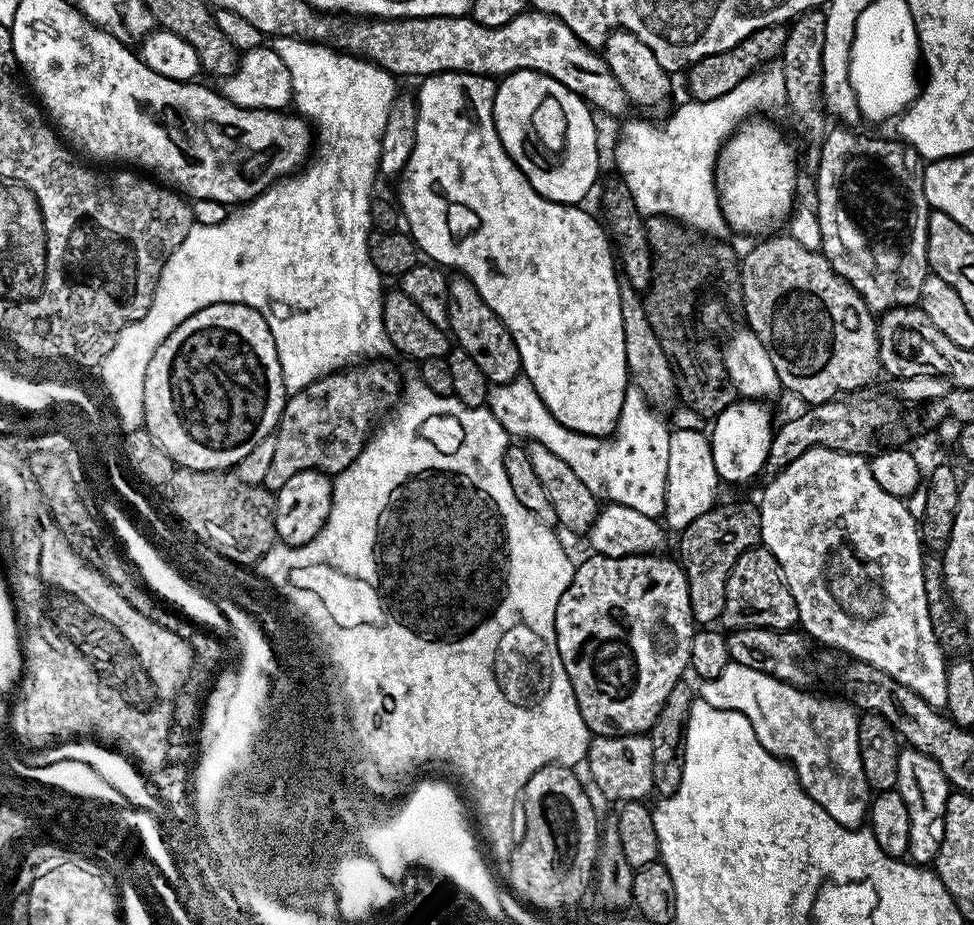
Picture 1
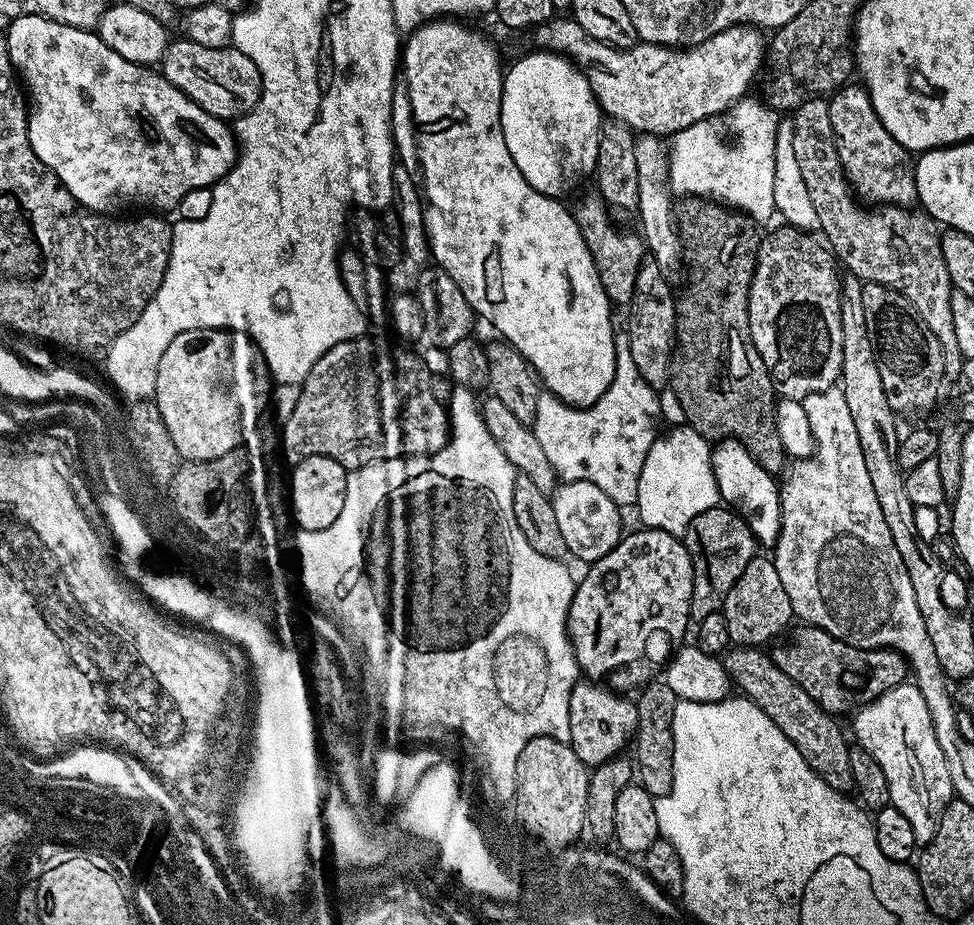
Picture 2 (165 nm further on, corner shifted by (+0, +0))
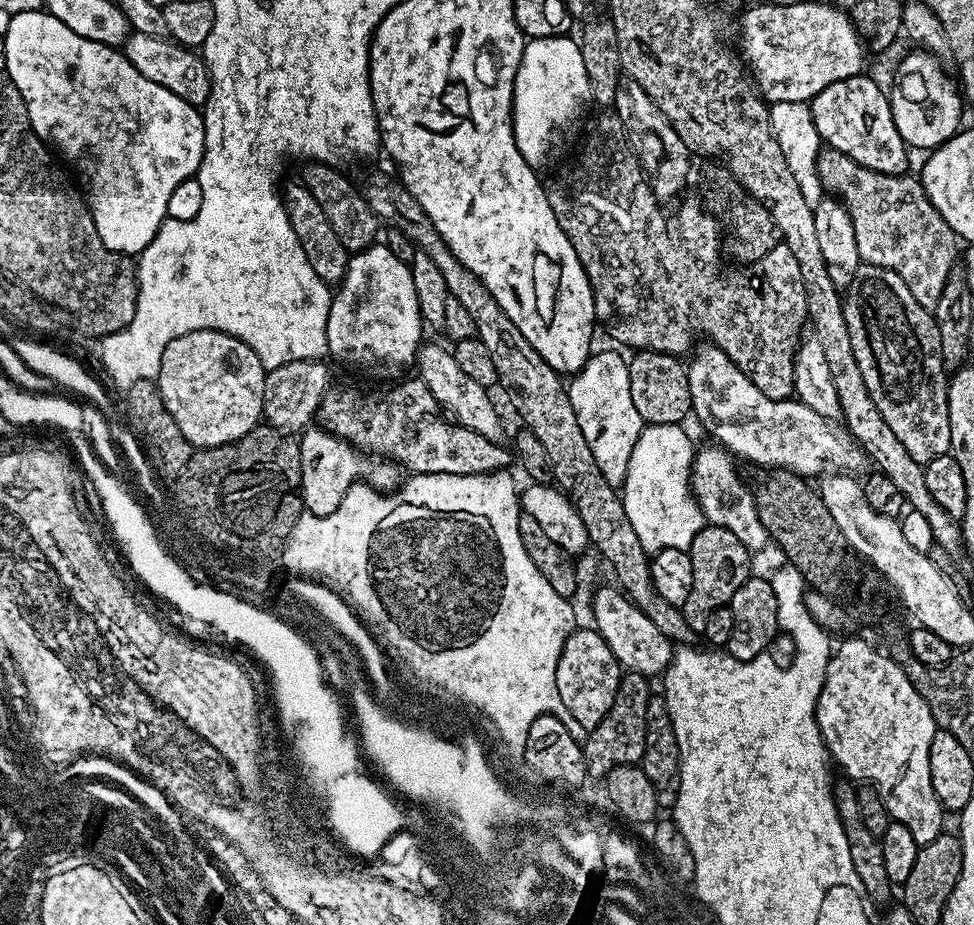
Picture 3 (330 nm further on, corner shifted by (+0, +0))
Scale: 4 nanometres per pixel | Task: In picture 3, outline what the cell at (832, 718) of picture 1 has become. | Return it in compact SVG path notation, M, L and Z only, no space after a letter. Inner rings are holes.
M611 587L598 589L592 600L596 631L602 634L606 646L610 646L621 669L649 678L659 677L672 663L673 641L668 640L666 634L662 634L662 630L658 630L658 626L646 618L646 614L642 614L642 610L638 610L619 587Z

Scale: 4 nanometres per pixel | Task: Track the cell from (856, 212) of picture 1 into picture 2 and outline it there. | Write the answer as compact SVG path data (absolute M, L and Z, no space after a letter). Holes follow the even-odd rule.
M856 82L845 84L843 88L831 93L828 100L830 126L834 126L834 138L836 139L838 158L844 167L848 184L852 188L853 193L865 205L912 208L917 203L916 195L918 194L916 160L913 153L898 143L890 134L890 130L886 130L886 126L878 118L878 114L874 110L872 99L868 97L867 87L861 86L859 83L857 84Z

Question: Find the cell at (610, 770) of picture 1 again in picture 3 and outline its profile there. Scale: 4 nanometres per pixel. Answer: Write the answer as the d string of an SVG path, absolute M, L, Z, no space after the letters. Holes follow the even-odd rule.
M577 626L573 628L572 633L566 638L566 646L562 646L562 654L558 658L558 670L556 671L558 694L562 698L562 706L566 706L566 710L570 710L571 720L580 722L589 730L598 726L598 722L602 722L602 718L606 718L606 710L610 710L610 706L614 706L614 694L618 694L621 675L620 663L614 658L610 646L606 646L602 634L597 632L595 627Z

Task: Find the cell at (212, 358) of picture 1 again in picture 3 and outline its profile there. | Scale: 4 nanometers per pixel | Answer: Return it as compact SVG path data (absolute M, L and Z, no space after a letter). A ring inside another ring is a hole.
M198 330L174 338L162 350L158 383L166 410L193 449L213 448L242 438L261 423L266 369L250 346L225 332Z

